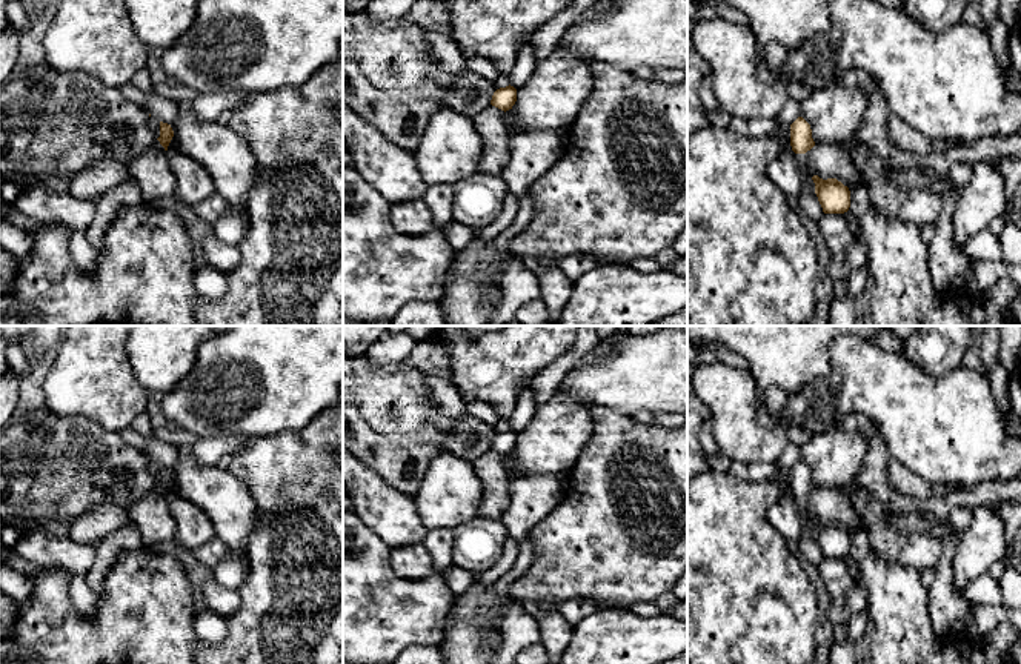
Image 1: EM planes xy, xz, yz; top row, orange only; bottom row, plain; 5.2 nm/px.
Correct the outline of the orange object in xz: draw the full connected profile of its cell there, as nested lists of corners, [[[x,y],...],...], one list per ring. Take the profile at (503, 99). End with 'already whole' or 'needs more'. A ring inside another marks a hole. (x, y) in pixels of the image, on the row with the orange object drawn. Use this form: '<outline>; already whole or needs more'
[[[509,85],[494,92],[491,105],[506,112],[512,109],[515,101],[517,101],[517,89]]]; already whole

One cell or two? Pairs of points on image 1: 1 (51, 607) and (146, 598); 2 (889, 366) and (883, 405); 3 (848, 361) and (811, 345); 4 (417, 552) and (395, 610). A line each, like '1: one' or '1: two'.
1: one
2: one
3: two
4: two

